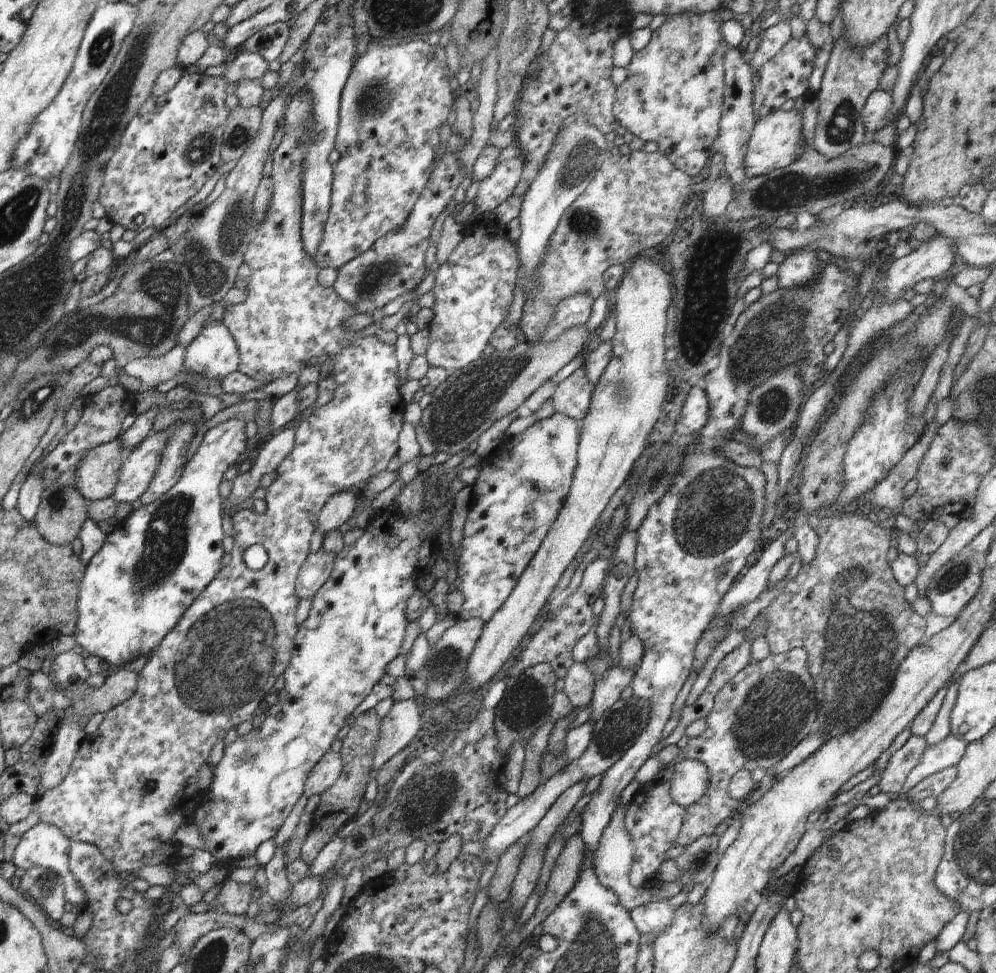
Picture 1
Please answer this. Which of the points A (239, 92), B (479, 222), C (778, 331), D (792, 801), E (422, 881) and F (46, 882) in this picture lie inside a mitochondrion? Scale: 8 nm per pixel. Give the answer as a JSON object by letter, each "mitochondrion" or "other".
{"A":"other","B":"other","C":"mitochondrion","D":"other","E":"other","F":"mitochondrion"}

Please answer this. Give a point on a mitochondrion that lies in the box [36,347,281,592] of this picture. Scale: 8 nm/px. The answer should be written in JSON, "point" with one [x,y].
{"point":[55,500]}

